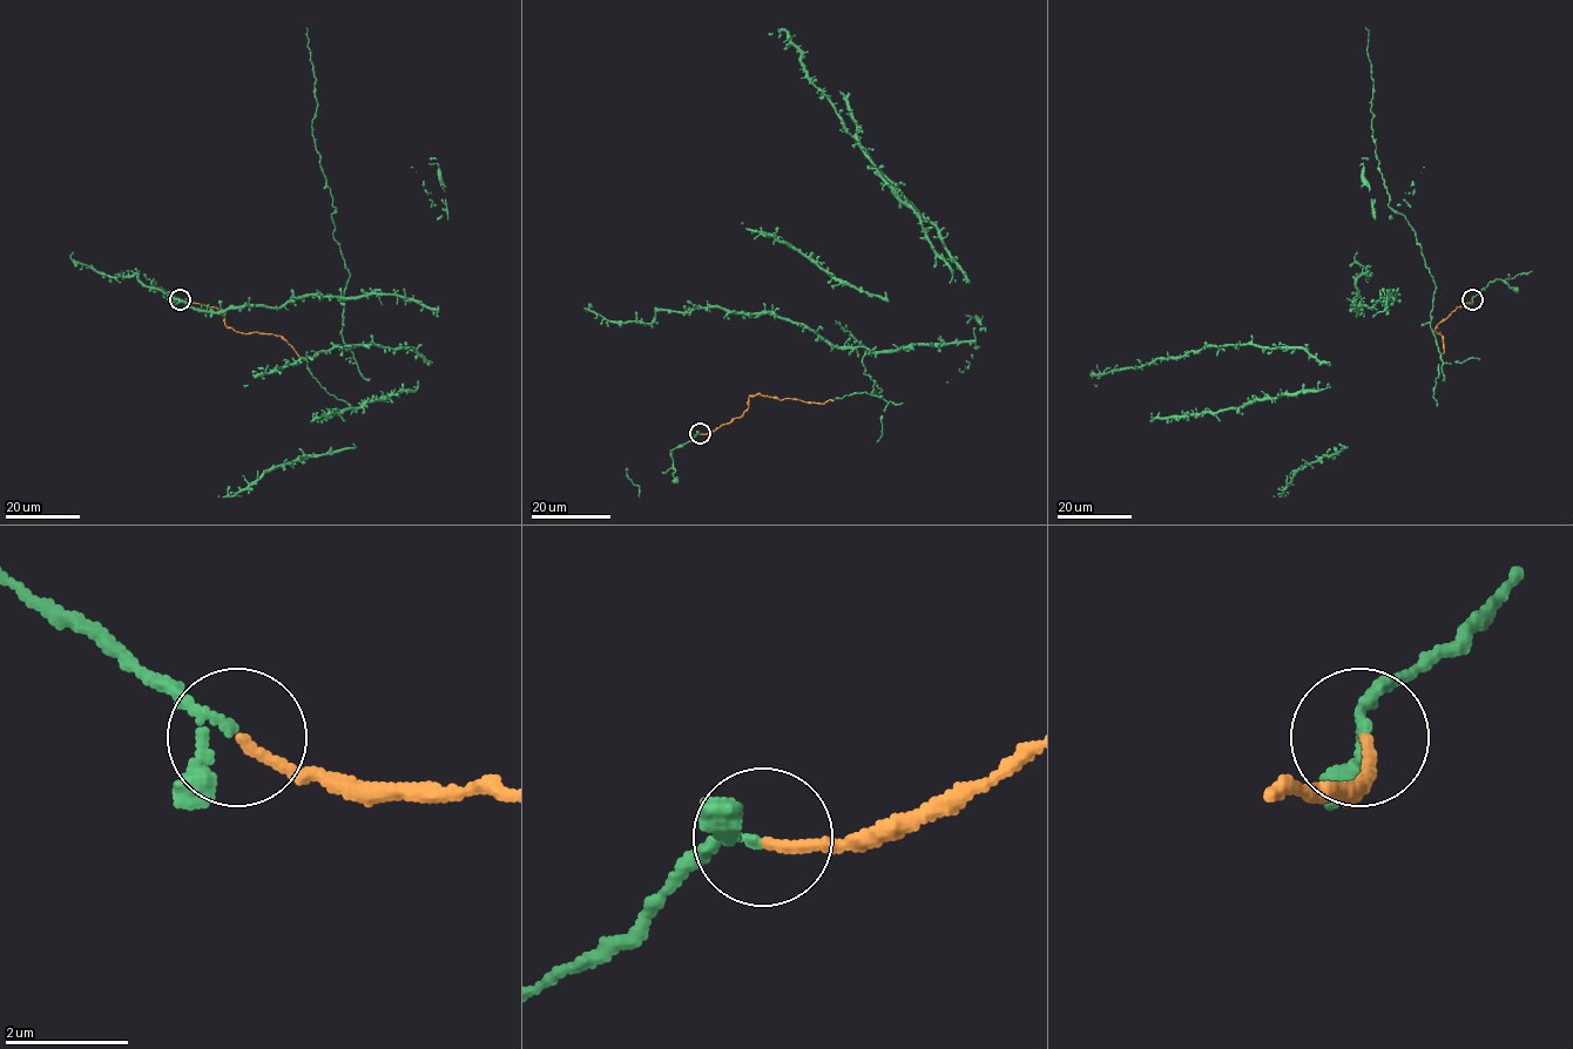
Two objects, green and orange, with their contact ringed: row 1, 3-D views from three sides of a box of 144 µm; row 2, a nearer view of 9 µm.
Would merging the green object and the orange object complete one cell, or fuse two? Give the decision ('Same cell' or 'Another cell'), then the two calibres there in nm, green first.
Same cell. Thickness 140 nm (green) against 180 nm

